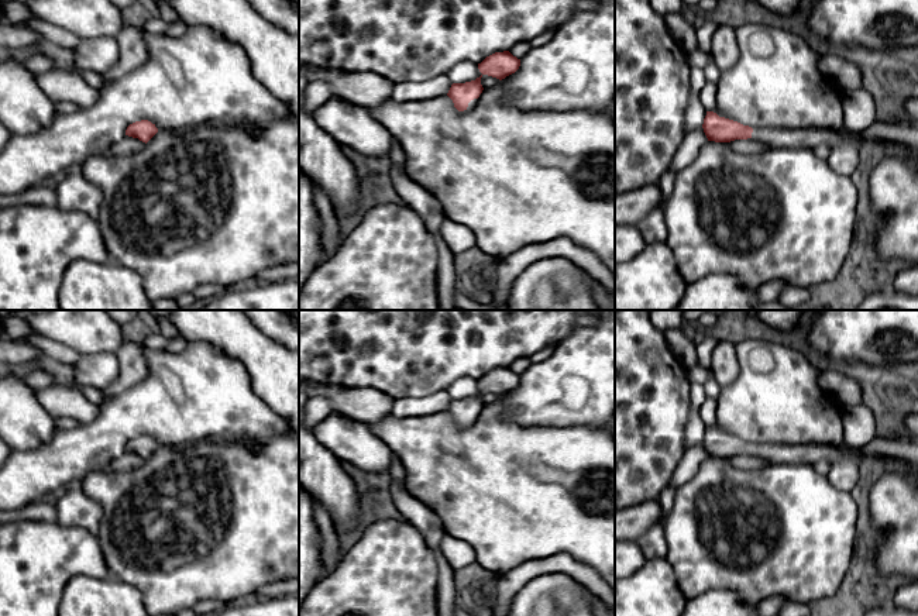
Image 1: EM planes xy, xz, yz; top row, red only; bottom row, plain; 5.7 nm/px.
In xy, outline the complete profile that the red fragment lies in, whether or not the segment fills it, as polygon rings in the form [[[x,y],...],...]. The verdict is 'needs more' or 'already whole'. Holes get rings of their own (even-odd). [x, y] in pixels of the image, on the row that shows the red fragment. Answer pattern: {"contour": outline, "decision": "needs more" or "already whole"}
{"contour": [[[141,120],[130,124],[126,130],[126,135],[138,138],[142,142],[148,142],[155,134],[158,128],[148,120]]], "decision": "already whole"}

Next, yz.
{"contour": [[[706,111],[702,124],[708,141],[730,142],[735,140],[754,138],[766,142],[773,148],[811,148],[819,144],[828,144],[831,148],[843,142],[857,140],[860,145],[866,144],[863,134],[850,134],[846,130],[821,130],[821,128],[798,128],[787,130],[777,127],[756,127],[743,125],[738,121],[719,117],[714,111]]], "decision": "needs more"}

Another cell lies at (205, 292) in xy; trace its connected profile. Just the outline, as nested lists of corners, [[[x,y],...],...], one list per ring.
[[[219,283],[202,285],[193,292],[193,296],[197,300],[207,302],[212,297],[220,295],[224,289],[227,288]]]

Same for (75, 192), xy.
[[[63,173],[52,183],[59,209],[83,211],[92,218],[99,217],[103,193],[82,173]]]

